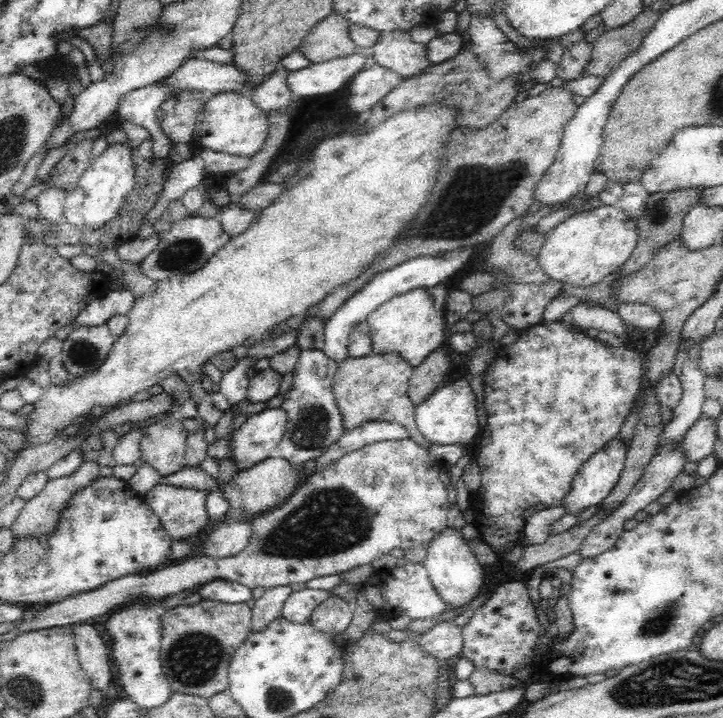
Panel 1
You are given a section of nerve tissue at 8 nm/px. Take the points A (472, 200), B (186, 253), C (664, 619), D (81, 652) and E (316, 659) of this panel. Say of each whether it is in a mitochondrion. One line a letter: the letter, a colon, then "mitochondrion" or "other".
A: mitochondrion
B: mitochondrion
C: mitochondrion
D: other
E: other

